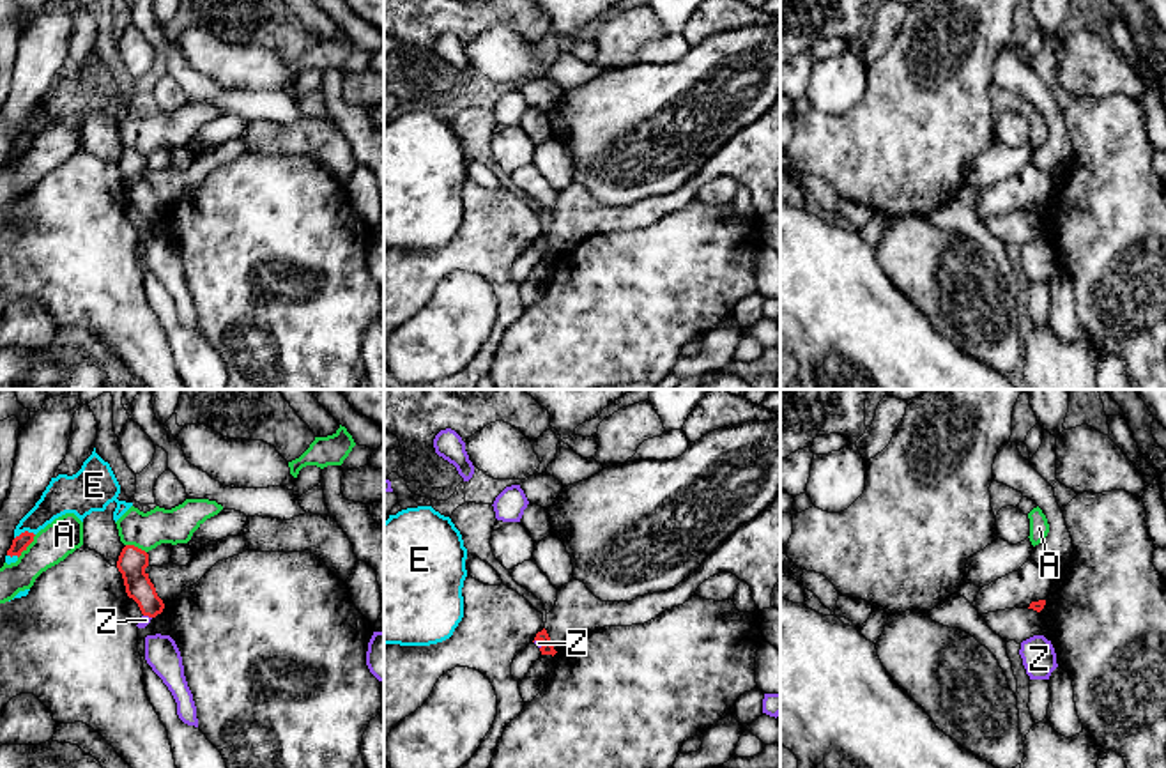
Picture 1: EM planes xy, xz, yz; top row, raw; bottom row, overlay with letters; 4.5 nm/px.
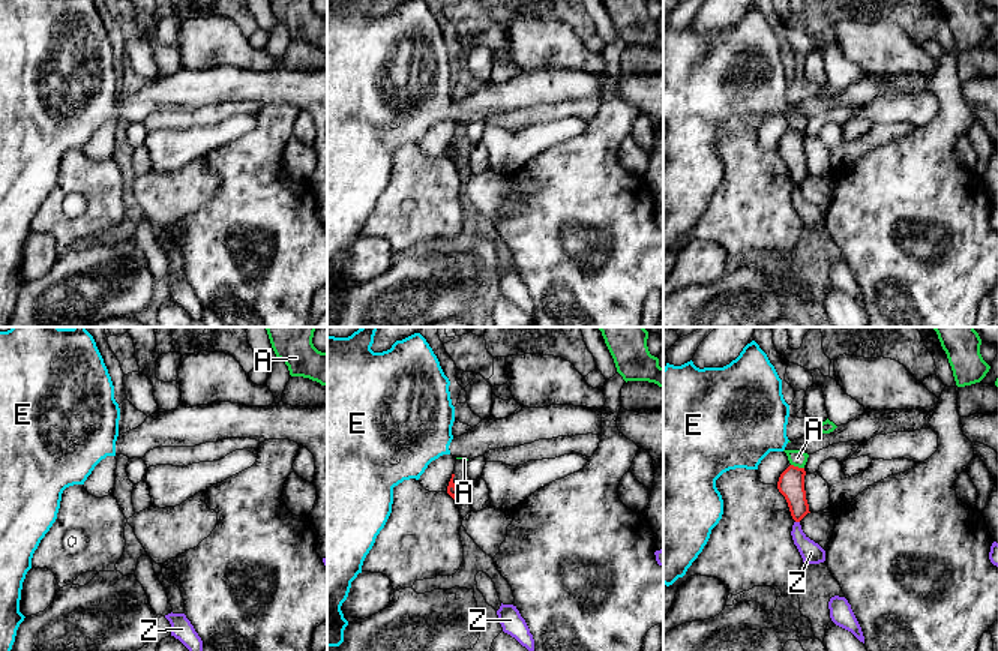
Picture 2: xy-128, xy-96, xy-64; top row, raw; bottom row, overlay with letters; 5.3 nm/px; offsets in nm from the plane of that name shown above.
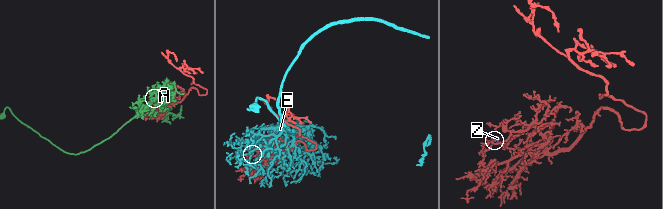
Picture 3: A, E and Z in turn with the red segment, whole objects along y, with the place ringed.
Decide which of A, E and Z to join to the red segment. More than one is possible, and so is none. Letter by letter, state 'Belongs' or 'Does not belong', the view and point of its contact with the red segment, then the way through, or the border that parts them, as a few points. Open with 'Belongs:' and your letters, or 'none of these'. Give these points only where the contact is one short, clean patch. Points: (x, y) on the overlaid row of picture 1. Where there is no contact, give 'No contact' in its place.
Belongs: none of these
A: Does not belong. Touches red at xy (27, 545)
E: Does not belong. Touches red at xy (25, 531)
Z: Does not belong. Touches red at xz (538, 639). Boundary: xz (533, 641), (544, 645)

